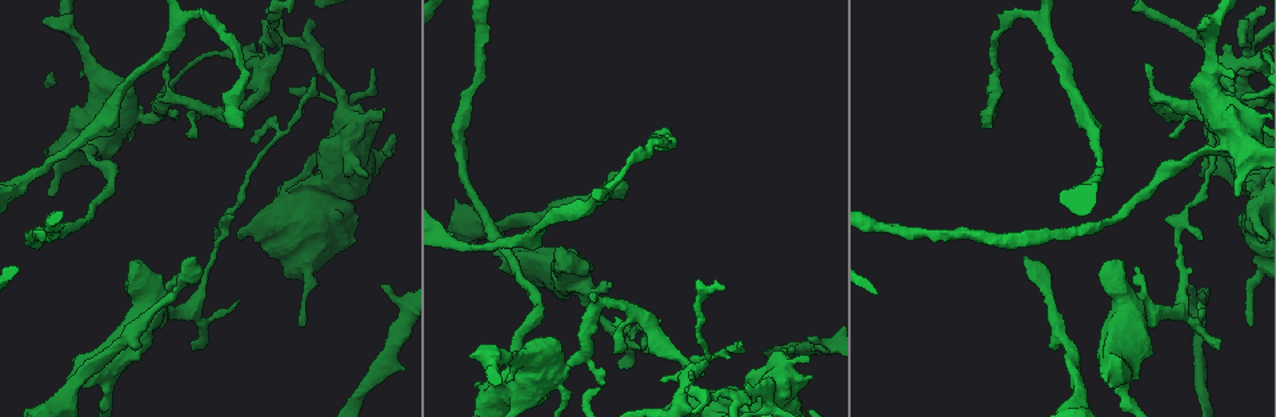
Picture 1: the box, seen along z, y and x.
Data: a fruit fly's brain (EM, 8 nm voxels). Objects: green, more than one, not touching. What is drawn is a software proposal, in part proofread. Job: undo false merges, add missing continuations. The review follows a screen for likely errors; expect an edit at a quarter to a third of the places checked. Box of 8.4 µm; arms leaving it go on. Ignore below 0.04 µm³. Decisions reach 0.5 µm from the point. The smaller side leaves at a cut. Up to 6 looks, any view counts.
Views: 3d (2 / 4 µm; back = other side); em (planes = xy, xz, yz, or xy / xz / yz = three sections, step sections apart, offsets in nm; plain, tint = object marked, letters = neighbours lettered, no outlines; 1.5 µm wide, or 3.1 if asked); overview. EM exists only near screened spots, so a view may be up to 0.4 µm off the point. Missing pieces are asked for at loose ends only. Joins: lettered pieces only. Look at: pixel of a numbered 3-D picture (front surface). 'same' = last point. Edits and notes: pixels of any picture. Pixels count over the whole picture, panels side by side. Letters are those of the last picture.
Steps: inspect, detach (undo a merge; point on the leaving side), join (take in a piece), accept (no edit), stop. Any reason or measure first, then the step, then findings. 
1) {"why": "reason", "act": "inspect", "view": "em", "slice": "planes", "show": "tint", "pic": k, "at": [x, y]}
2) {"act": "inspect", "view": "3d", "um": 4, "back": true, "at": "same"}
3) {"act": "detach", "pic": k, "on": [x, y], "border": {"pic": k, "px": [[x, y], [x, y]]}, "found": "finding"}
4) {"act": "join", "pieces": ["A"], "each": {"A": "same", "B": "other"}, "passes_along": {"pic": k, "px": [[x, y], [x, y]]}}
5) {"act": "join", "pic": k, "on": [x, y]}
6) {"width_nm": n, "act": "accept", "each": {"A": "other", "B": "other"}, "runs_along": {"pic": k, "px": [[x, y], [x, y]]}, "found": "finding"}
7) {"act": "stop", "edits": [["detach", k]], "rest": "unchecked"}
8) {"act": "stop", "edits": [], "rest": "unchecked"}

{"why": "branch stops here", "act": "inspect", "view": "em", "slice": "planes", "show": "letters", "pic": 1, "at": [1217, 351]}

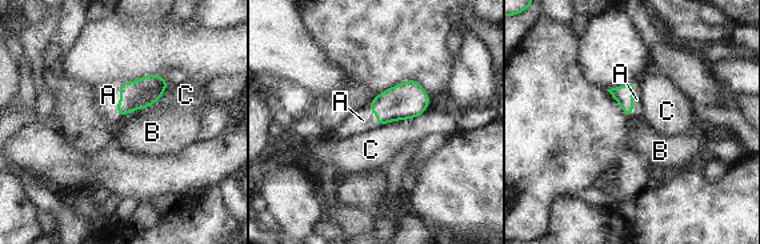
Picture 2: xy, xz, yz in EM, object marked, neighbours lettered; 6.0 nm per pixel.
{"act": "join", "pieces": ["A"], "each": {"A": "same", "B": "other", "C": "other"}, "passes_along": {"pic": 2, "px": [[623, 94], [631, 100], [636, 99]]}, "found": "it goes on there"}

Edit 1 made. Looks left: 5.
{"why": "end of a long branch", "act": "inspect", "view": "3d", "um": 4, "pic": 1, "at": [618, 171]}

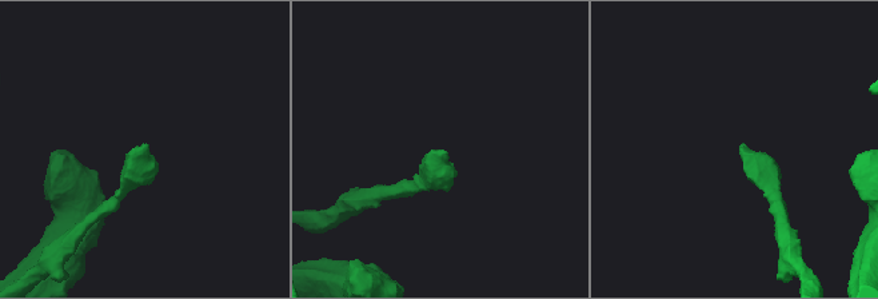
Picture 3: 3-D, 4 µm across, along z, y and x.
{"act": "inspect", "view": "em", "slice": "xy", "step": 4, "show": "letters", "pic": 3, "at": [740, 147]}

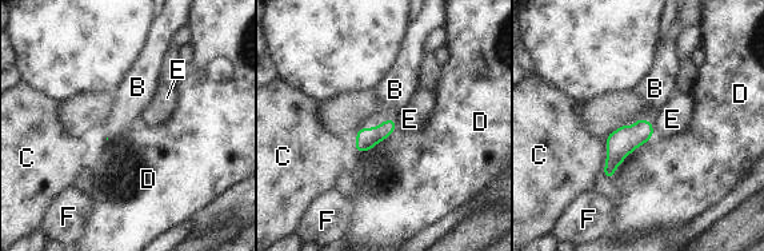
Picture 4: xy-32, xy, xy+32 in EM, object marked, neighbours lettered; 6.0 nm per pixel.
{"why": "another direction", "act": "inspect", "view": "em", "slice": "yz", "step": 8, "show": "letters", "at": "same"}

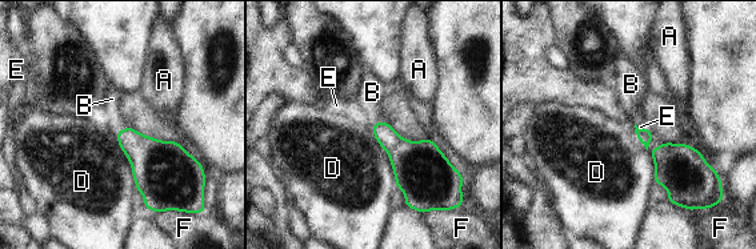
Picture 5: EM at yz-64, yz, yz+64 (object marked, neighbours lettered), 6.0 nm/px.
{"act": "join", "pieces": ["B"], "each": {"A": "other", "B": "same", "D": "other", "E": "other", "F": "other"}, "passes_along": {"pic": 5, "px": [[403, 153], [376, 123], [372, 92]]}, "found": "it goes on there"}

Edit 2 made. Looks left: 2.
{"act": "stop", "edits": [["join", 2], ["join", 5]], "rest": "unchecked"}

